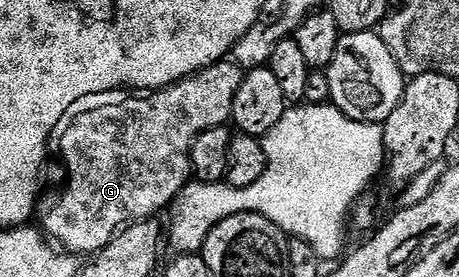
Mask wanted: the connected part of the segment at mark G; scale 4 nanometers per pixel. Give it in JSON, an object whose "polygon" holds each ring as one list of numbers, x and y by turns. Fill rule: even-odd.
{"polygon":[[224,59,198,73,183,77,163,89,146,95,127,95,124,101,103,105,83,113,58,138,67,168,67,186,43,217,41,229,56,246,72,255,94,255,104,249,115,234,136,221,149,221,175,204,175,198,192,180,191,148,199,135,213,127,227,125,245,71,234,60]]}

